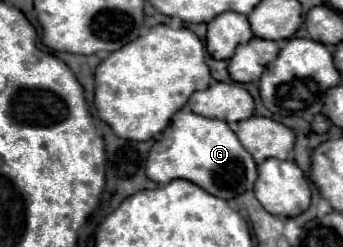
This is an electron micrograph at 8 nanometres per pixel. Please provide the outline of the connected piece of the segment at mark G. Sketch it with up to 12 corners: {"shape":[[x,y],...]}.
{"shape":[[177,111],[147,157],[155,183],[233,199],[257,163],[225,121]]}

